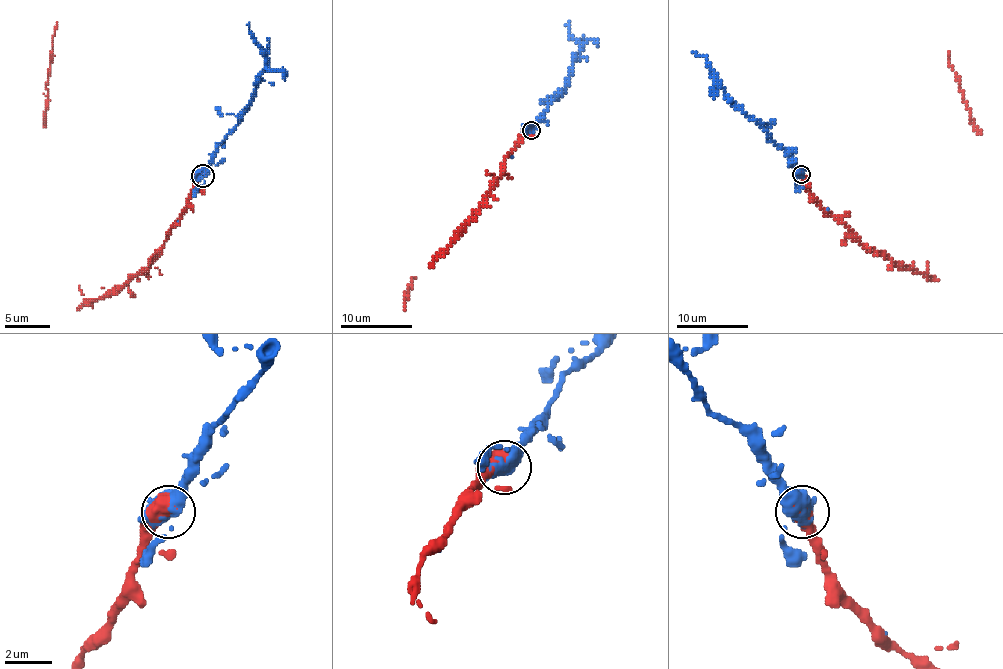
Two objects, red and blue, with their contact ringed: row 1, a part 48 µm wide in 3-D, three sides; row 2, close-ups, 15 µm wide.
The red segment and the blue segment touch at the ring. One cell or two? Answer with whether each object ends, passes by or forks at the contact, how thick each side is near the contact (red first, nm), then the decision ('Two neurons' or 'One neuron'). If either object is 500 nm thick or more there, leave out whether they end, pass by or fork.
Thickness 750 nm (red) against 440 nm. One neuron

